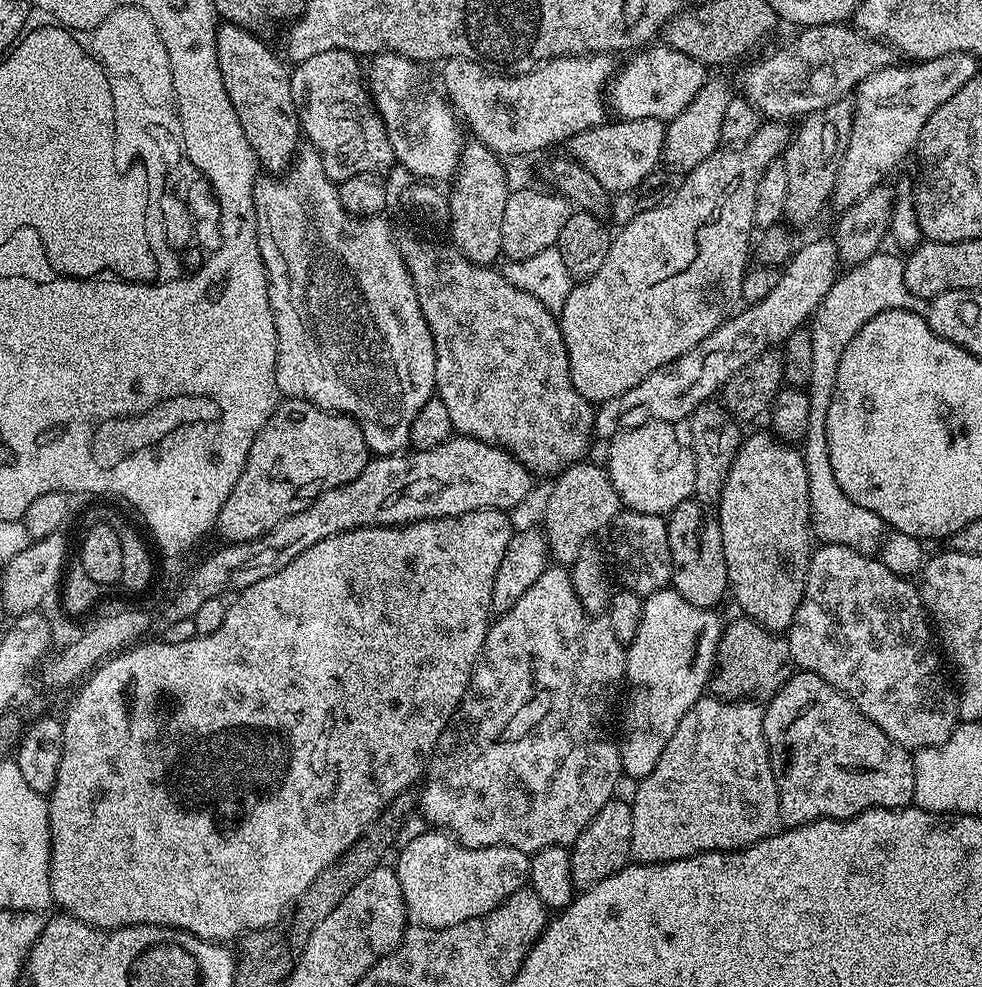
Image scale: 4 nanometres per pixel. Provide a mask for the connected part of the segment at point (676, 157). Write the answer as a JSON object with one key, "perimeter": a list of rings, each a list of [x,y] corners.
{"perimeter":[[[709,78],[705,80],[702,90],[698,90],[694,102],[690,102],[690,106],[682,110],[682,114],[667,121],[662,160],[669,169],[686,174],[718,151],[722,144],[722,118],[726,115],[726,106],[730,106],[733,98],[734,92],[726,81]]]}

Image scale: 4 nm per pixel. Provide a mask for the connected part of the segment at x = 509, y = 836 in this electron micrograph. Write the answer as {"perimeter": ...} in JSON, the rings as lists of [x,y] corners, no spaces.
{"perimeter":[[[548,567],[539,576],[538,582],[534,582],[534,586],[530,586],[530,590],[526,590],[526,594],[522,594],[522,598],[518,598],[514,606],[510,606],[510,610],[499,613],[491,621],[484,650],[480,653],[475,670],[472,671],[466,694],[446,730],[442,730],[434,746],[432,759],[428,762],[428,771],[422,777],[424,788],[419,789],[419,811],[424,811],[425,818],[432,823],[429,825],[451,834],[467,848],[513,848],[531,854],[555,844],[571,846],[578,834],[586,830],[594,814],[598,814],[598,810],[602,810],[602,806],[606,806],[606,802],[613,799],[614,784],[622,775],[618,736],[617,733],[616,736],[612,733],[612,711],[616,708],[616,699],[619,696],[621,699],[625,684],[626,648],[618,642],[618,638],[614,638],[610,622],[603,615],[592,615],[583,608],[574,590],[572,573],[567,567]]]}

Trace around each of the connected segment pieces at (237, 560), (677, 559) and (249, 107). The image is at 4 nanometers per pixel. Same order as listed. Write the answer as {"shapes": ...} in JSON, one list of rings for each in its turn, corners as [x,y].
{"shapes":[[[[453,435],[442,446],[434,446],[434,450],[405,450],[391,456],[376,456],[369,459],[362,474],[334,490],[326,490],[306,506],[306,510],[298,510],[290,518],[278,522],[266,534],[256,540],[247,540],[241,544],[225,543],[224,548],[212,552],[184,581],[173,596],[172,601],[161,610],[160,616],[165,625],[174,622],[190,620],[198,609],[210,598],[223,597],[224,592],[239,593],[245,588],[254,586],[254,582],[262,582],[262,578],[270,578],[282,566],[294,562],[302,550],[310,550],[314,542],[322,542],[322,538],[330,538],[334,534],[353,532],[356,528],[379,528],[381,526],[403,526],[417,520],[437,520],[443,516],[461,516],[483,508],[502,508],[512,510],[515,504],[520,504],[528,496],[532,488],[533,473],[526,465],[515,460],[504,448],[475,440],[469,436]]],[[[695,498],[681,502],[680,505],[666,516],[668,522],[668,537],[670,538],[670,554],[672,555],[671,587],[679,594],[681,600],[690,602],[695,608],[715,609],[716,603],[729,591],[728,567],[726,554],[722,550],[722,530],[717,513],[712,512],[707,503]]],[[[223,21],[216,30],[215,50],[223,86],[259,165],[269,173],[280,174],[287,171],[299,149],[300,120],[294,110],[287,65],[285,68],[257,36],[251,29]]]]}

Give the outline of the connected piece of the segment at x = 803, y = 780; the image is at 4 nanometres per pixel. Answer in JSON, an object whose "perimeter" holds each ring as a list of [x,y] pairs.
{"perimeter":[[[803,670],[793,671],[792,676],[767,701],[764,708],[764,740],[768,743],[768,757],[772,759],[772,773],[776,776],[776,785],[780,795],[780,818],[788,828],[798,828],[802,824],[813,824],[815,820],[849,820],[852,816],[862,814],[871,808],[906,808],[914,801],[914,762],[913,753],[907,748],[898,746],[877,724],[870,722],[858,706],[848,697],[843,696],[834,686],[830,686],[818,674]]]}

